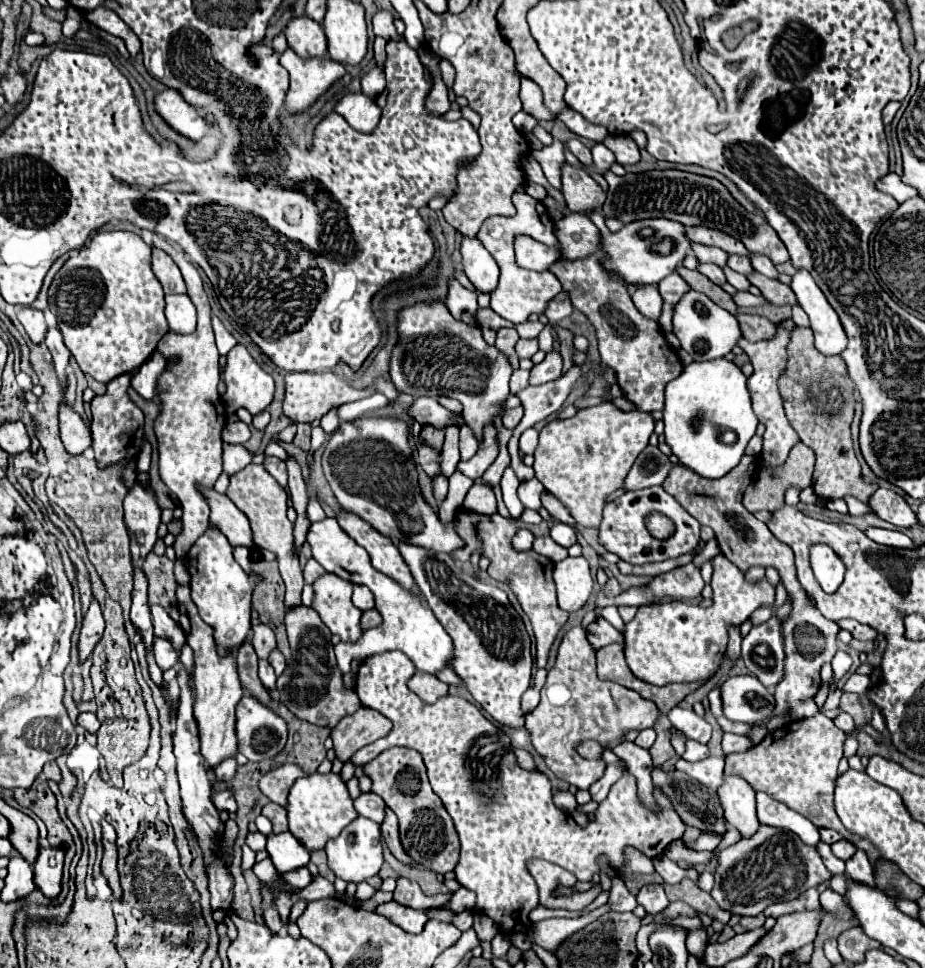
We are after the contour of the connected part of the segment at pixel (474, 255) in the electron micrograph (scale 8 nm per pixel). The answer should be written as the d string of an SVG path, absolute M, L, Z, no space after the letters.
M474 237L462 239L462 265L470 283L480 293L492 293L498 285L498 265L494 257Z

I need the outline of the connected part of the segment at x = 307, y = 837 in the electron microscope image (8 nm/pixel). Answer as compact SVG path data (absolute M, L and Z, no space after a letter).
M314 773L310 777L298 779L288 793L288 803L284 809L288 813L288 831L310 853L324 849L330 839L338 837L340 831L358 817L352 799L348 795L346 783L340 779L340 775L334 773L326 773L326 775Z

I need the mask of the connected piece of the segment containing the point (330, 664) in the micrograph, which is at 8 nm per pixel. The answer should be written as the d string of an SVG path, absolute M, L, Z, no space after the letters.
M298 607L296 611L286 613L288 641L292 649L292 659L288 667L276 681L276 689L268 691L270 695L278 693L278 701L284 703L298 719L308 721L320 727L334 727L342 717L352 715L358 707L358 695L352 689L344 687L342 671L336 665L334 649L330 643L330 629L322 623L318 613L312 607Z

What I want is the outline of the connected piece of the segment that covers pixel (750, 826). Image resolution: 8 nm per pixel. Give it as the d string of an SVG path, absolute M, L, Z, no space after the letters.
M724 775L718 787L718 797L724 807L724 817L732 823L744 837L758 831L760 823L756 819L756 799L750 783L738 775Z

